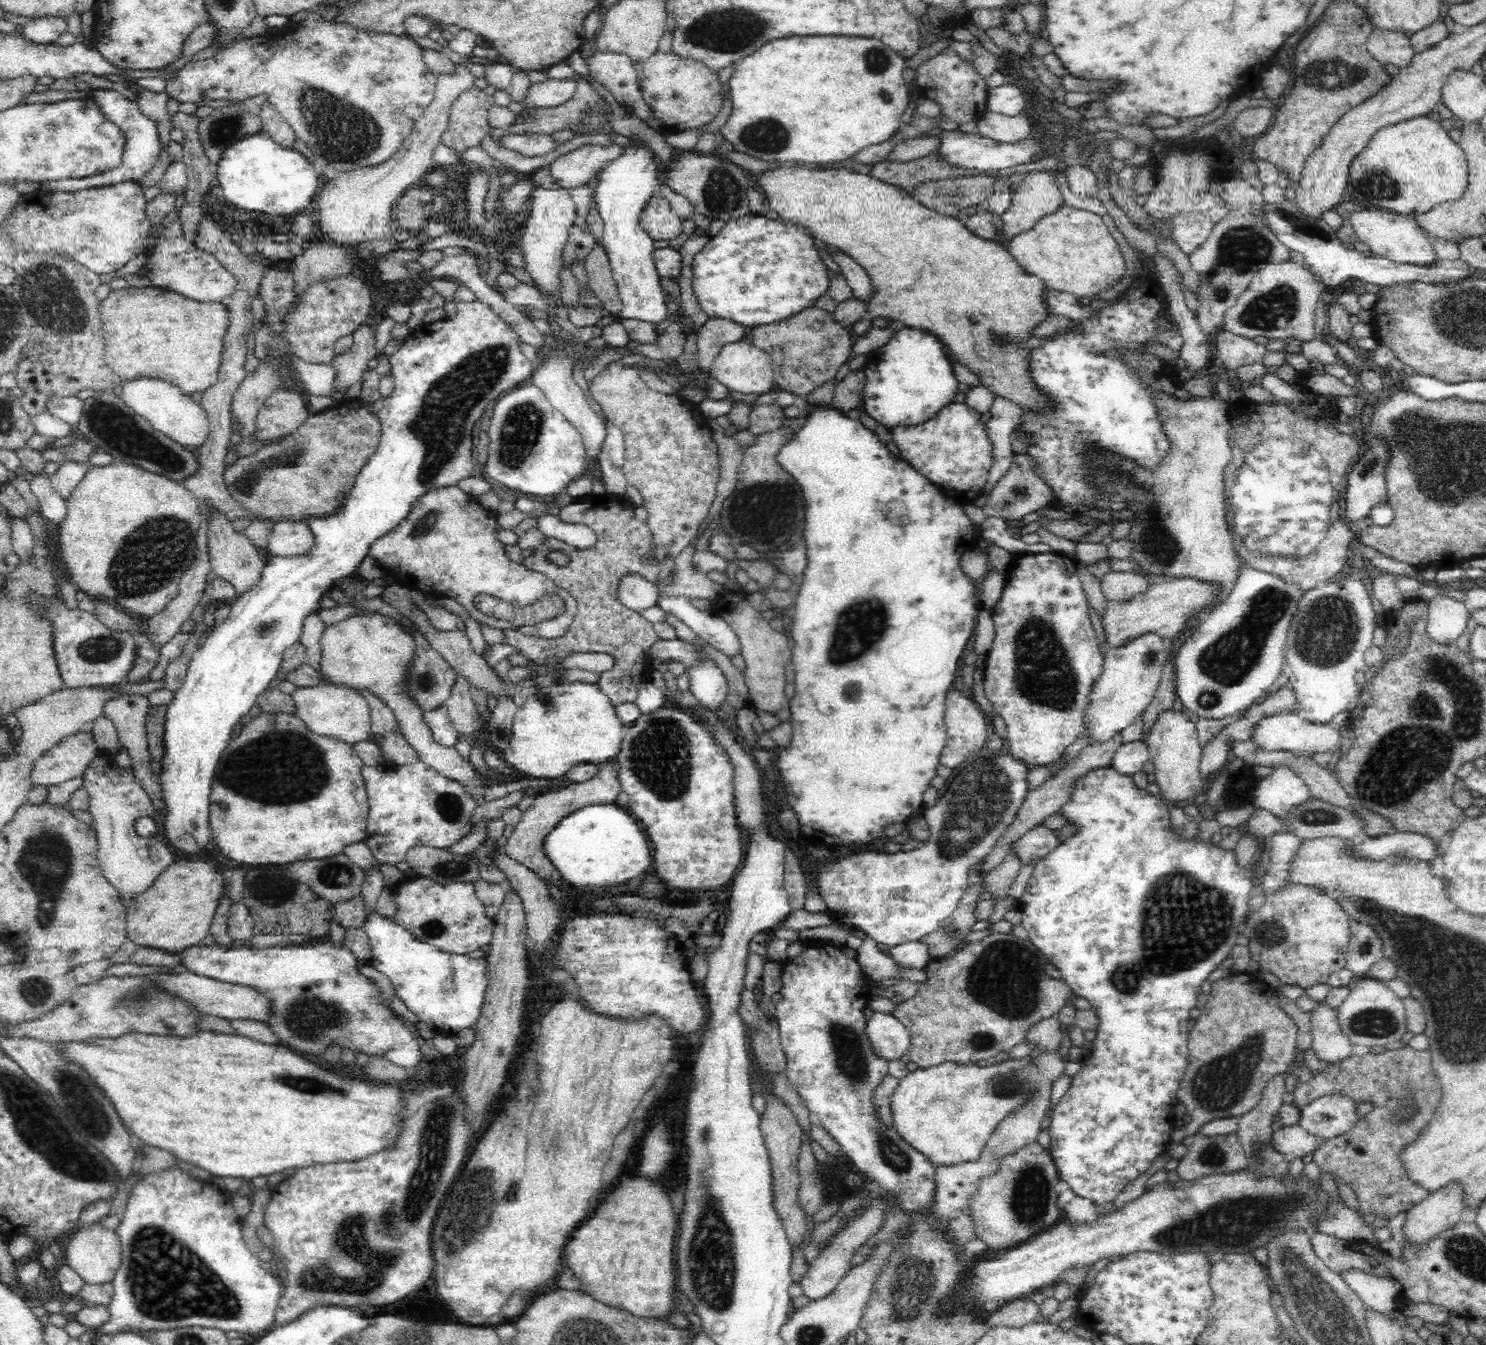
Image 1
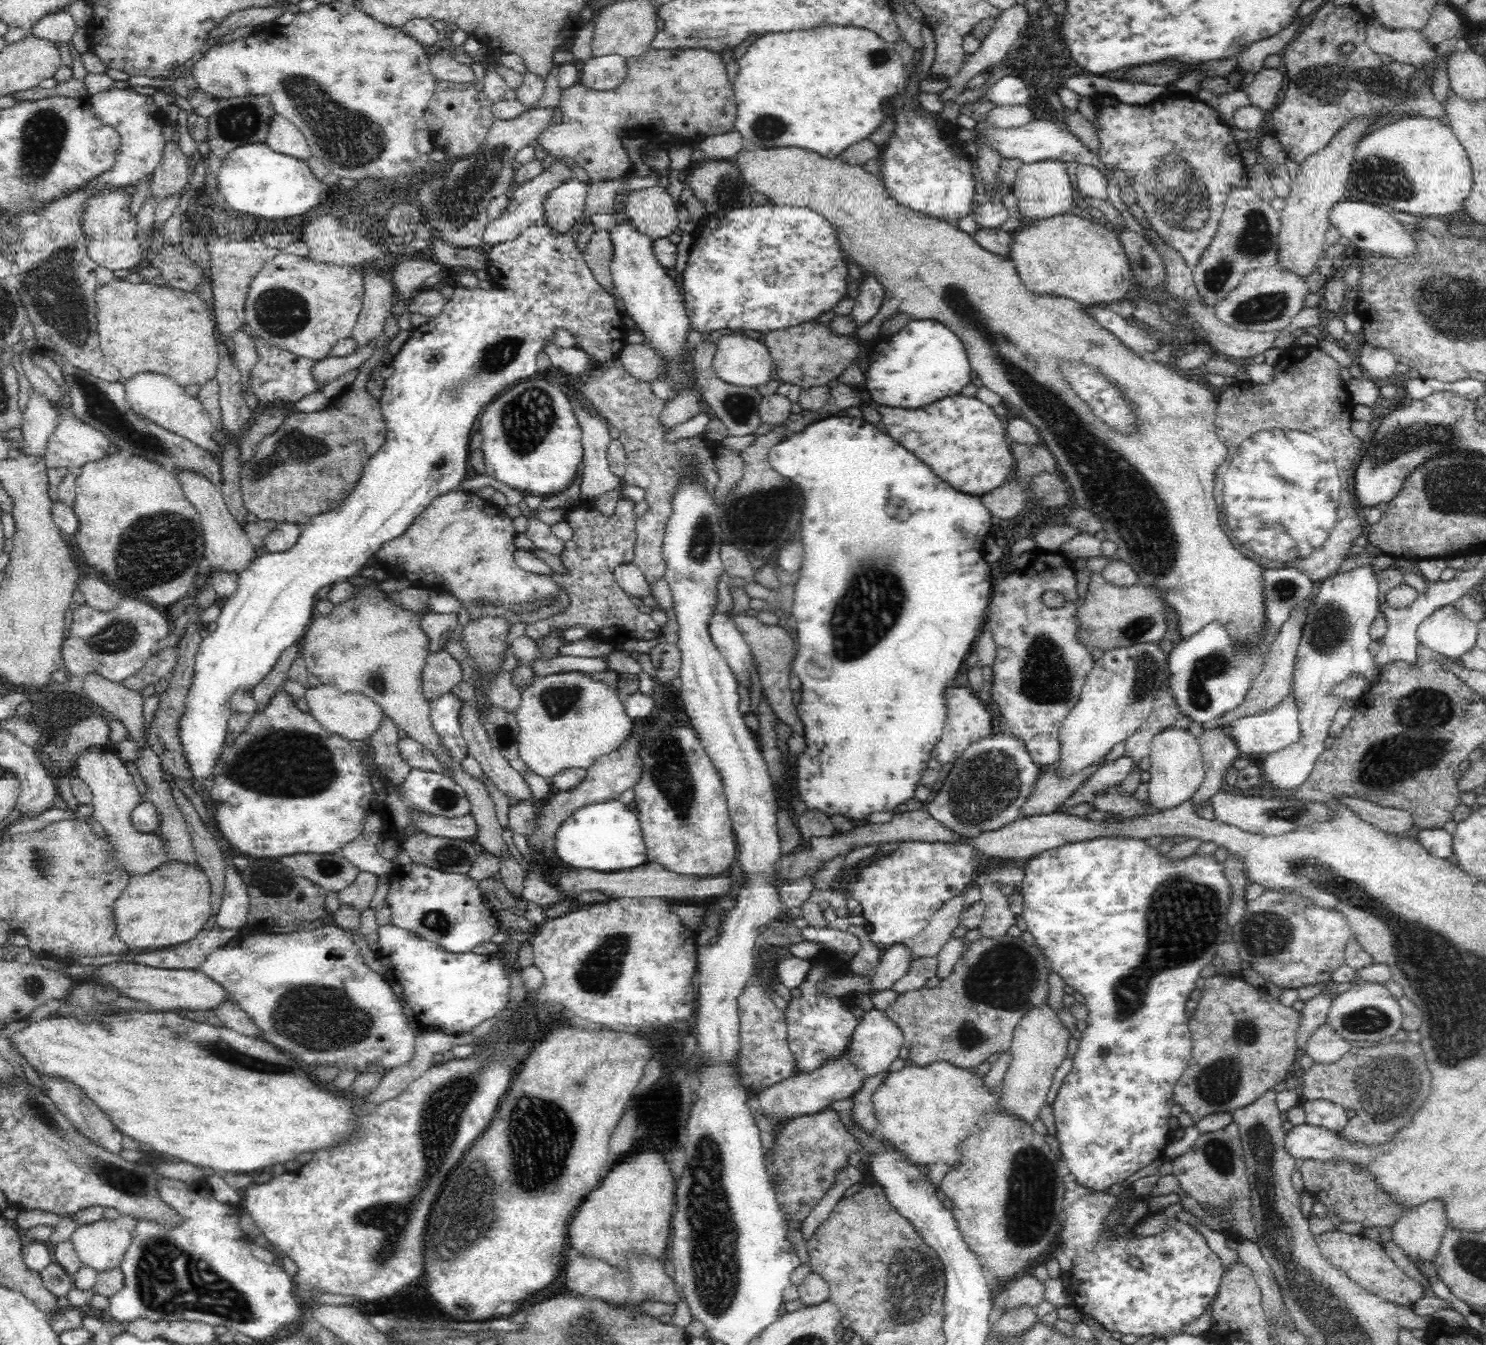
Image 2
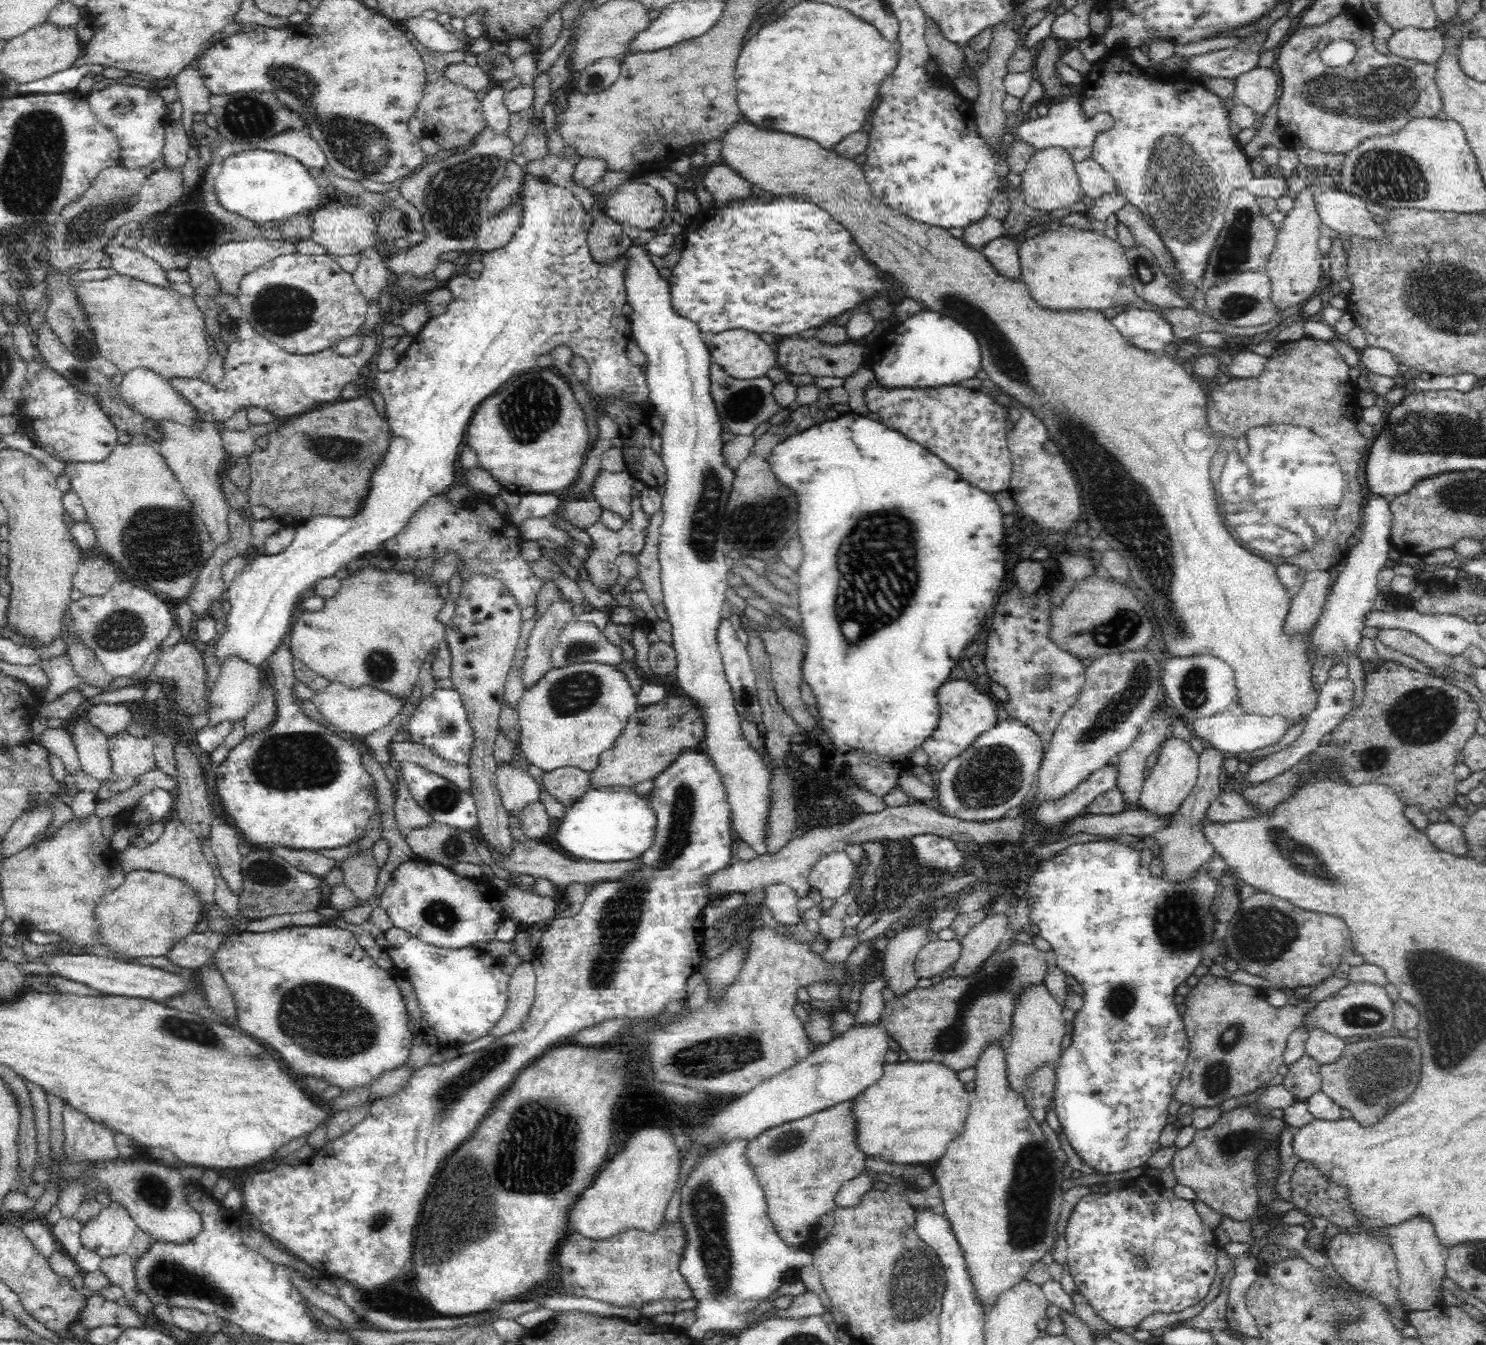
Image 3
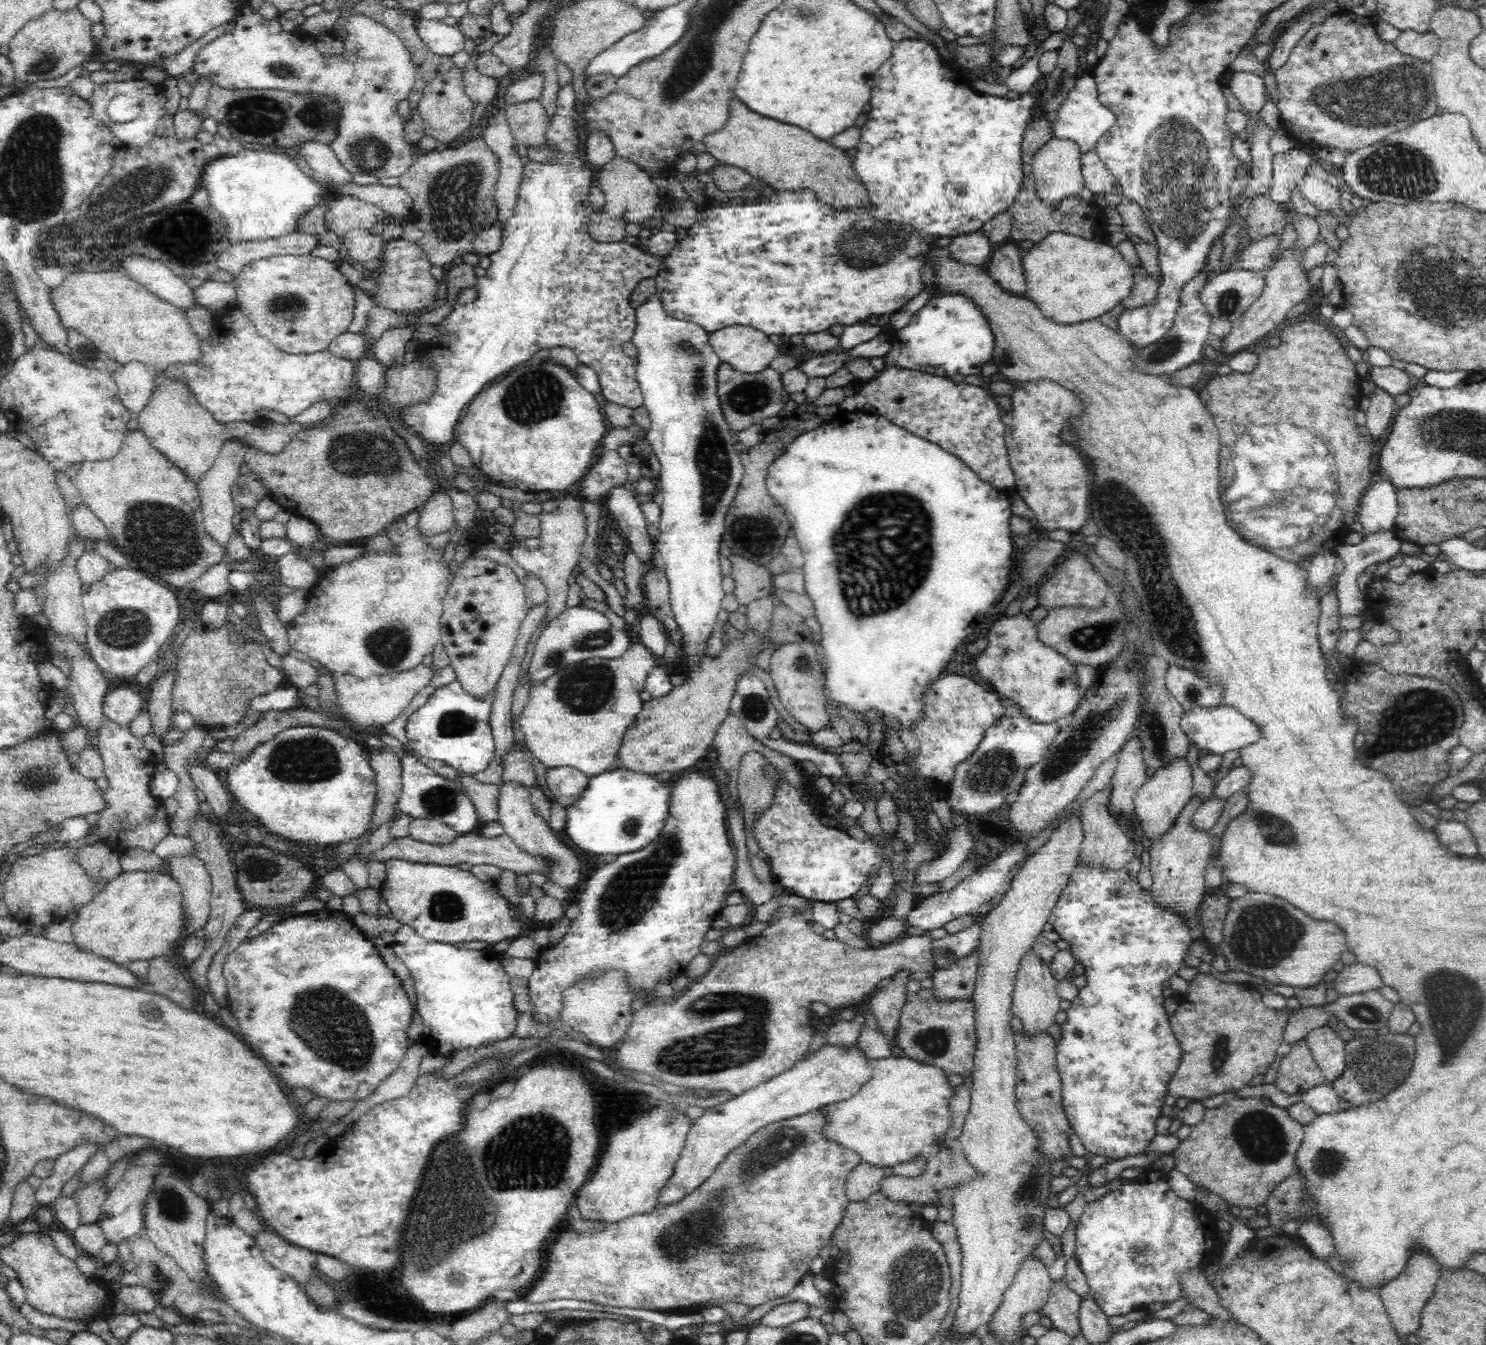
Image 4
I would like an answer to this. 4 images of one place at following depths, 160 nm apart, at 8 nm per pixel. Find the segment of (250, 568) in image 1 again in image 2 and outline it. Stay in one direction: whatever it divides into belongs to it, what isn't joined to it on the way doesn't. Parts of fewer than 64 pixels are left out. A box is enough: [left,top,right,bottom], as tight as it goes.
[176,470,257,574]

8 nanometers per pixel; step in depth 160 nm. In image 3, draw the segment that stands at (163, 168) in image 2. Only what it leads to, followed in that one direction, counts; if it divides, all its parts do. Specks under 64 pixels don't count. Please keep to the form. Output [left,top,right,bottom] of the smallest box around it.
[163,118,190,170]

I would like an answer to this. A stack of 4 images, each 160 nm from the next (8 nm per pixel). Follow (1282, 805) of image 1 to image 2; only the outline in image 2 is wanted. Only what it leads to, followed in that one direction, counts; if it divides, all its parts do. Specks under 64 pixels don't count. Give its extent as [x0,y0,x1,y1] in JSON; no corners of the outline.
[1263,566,1379,797]

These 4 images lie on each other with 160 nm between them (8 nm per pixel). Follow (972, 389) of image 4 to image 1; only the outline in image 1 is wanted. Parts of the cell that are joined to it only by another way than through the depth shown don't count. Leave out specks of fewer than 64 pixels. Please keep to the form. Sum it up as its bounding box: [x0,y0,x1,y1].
[892,403,992,504]

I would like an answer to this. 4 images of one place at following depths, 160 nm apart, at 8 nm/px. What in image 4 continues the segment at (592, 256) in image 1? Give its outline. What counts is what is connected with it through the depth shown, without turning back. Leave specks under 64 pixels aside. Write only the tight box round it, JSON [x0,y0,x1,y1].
[587,210,627,244]

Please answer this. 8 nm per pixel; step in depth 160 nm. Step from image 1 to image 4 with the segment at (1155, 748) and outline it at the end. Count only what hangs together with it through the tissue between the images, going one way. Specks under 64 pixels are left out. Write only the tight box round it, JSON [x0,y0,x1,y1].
[1133,756,1192,839]

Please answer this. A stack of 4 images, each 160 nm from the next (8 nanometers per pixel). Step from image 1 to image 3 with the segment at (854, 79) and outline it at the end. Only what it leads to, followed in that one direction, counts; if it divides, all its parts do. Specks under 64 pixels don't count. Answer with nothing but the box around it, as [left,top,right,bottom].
[735,1,898,151]

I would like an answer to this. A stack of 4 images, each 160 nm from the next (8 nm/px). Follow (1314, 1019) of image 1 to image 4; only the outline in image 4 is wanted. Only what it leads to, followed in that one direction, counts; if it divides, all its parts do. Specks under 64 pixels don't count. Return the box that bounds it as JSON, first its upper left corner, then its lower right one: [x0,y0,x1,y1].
[1306,1026,1345,1084]

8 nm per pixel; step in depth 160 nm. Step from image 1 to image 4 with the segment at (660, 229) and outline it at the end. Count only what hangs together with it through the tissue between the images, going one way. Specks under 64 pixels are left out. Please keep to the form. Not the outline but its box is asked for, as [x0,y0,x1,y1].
[596,157,662,225]

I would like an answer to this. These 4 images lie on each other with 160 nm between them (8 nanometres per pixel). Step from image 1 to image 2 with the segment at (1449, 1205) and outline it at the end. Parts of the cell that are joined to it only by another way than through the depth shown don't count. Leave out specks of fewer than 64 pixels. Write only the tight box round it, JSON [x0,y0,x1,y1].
[1392,1201,1448,1261]

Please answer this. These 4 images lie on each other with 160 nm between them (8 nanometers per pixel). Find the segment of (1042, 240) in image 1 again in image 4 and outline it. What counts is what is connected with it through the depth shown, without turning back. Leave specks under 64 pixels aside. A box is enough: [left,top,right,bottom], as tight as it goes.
[1021,233,1133,324]

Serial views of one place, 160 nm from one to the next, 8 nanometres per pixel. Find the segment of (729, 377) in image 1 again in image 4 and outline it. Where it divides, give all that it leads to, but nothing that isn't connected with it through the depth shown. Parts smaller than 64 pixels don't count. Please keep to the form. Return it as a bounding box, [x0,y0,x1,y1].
[709,326,780,374]

